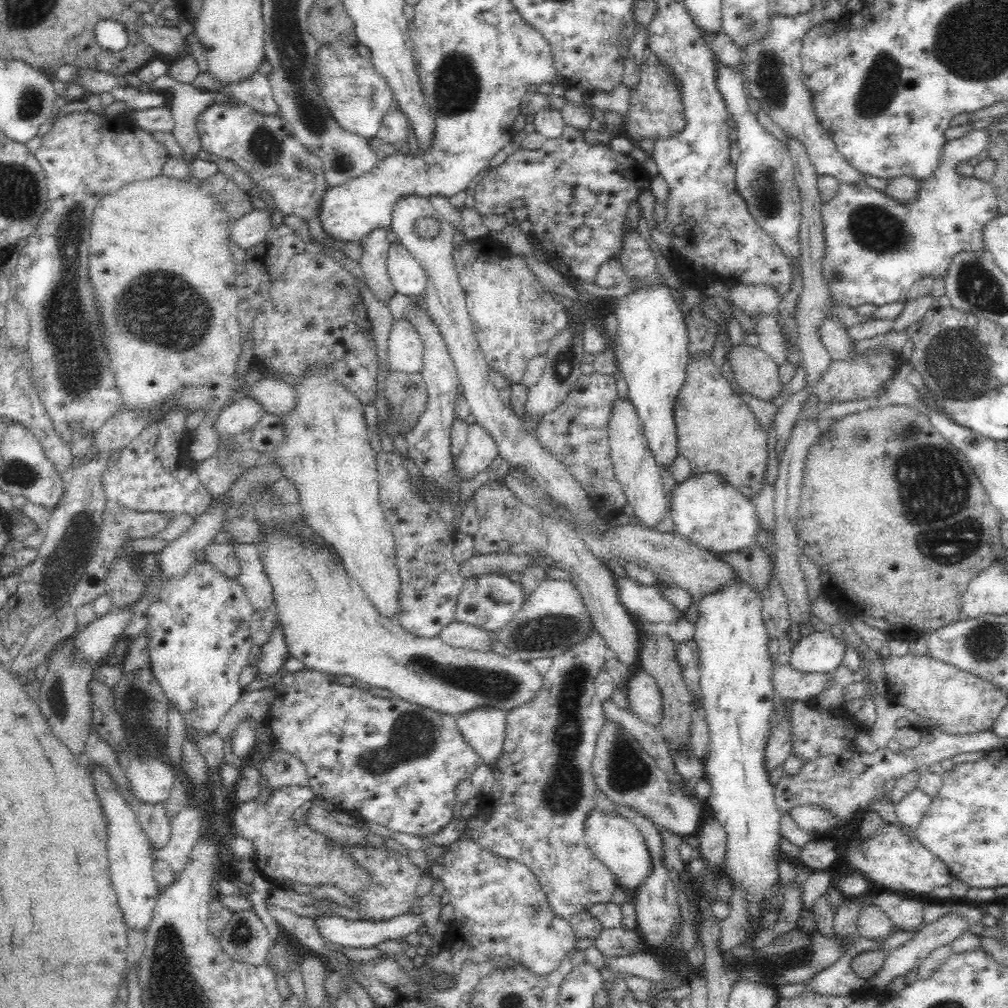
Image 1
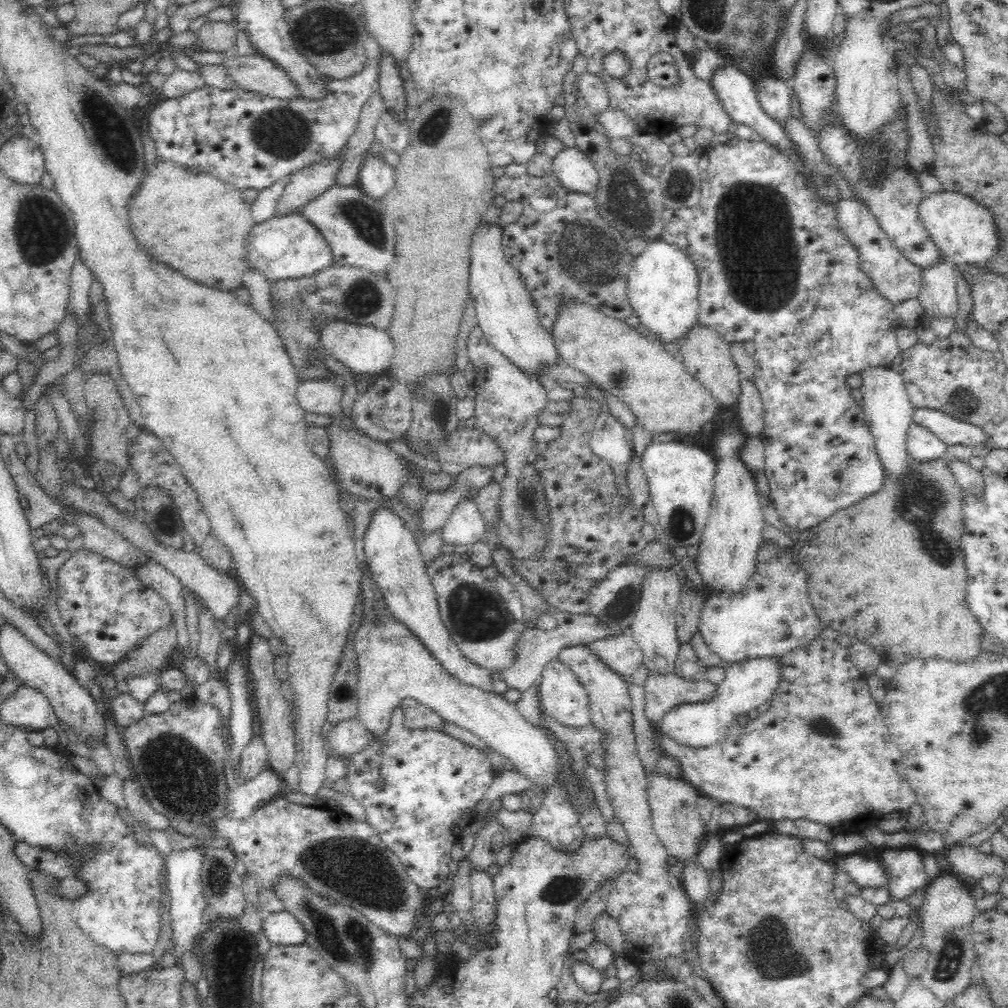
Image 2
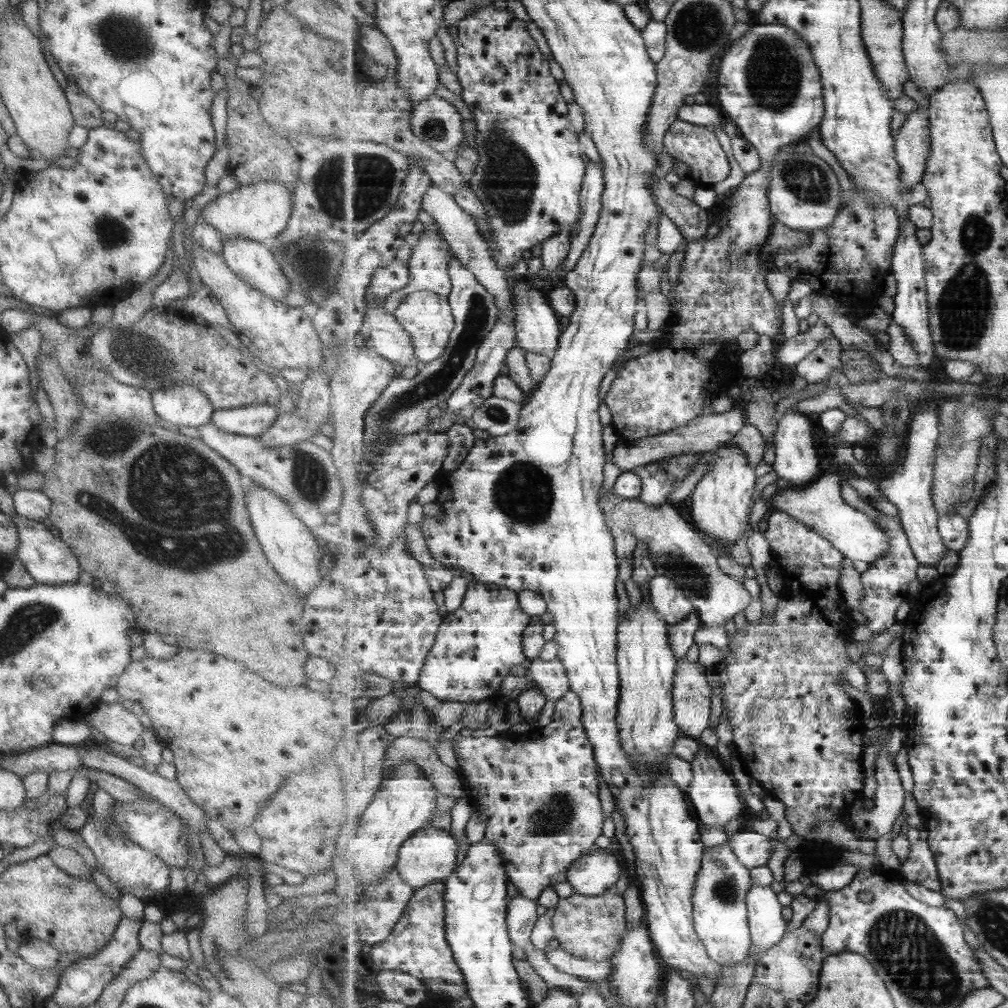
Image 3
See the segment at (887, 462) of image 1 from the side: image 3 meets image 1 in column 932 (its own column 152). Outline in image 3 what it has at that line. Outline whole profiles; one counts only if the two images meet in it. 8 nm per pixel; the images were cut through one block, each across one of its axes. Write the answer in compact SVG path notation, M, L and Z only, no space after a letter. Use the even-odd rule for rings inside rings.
M82 404L79 406L79 417L75 425L69 429L67 435L57 436L57 439L53 447L55 467L51 471L43 472L44 481L42 489L39 490L51 501L50 513L46 518L51 522L51 528L59 531L58 538L70 546L80 568L95 576L100 582L104 580L111 582L116 593L130 604L139 630L170 634L177 639L178 646L183 649L211 651L239 662L275 686L305 687L308 678L303 672L303 664L309 656L301 635L303 597L298 596L291 586L280 579L263 554L250 524L250 516L245 505L246 489L243 487L241 474L215 450L209 449L201 439L181 436L179 432L166 430L163 426L145 425L139 418L121 420L115 414L99 415ZM191 486L195 486L199 492L191 492Z

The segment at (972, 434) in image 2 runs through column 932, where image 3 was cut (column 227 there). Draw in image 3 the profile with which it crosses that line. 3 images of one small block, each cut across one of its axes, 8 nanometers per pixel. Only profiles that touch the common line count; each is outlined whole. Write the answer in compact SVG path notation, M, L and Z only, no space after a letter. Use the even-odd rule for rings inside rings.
M267 404L249 405L241 408L214 410L210 422L223 433L256 438L269 429L280 414L278 407Z

